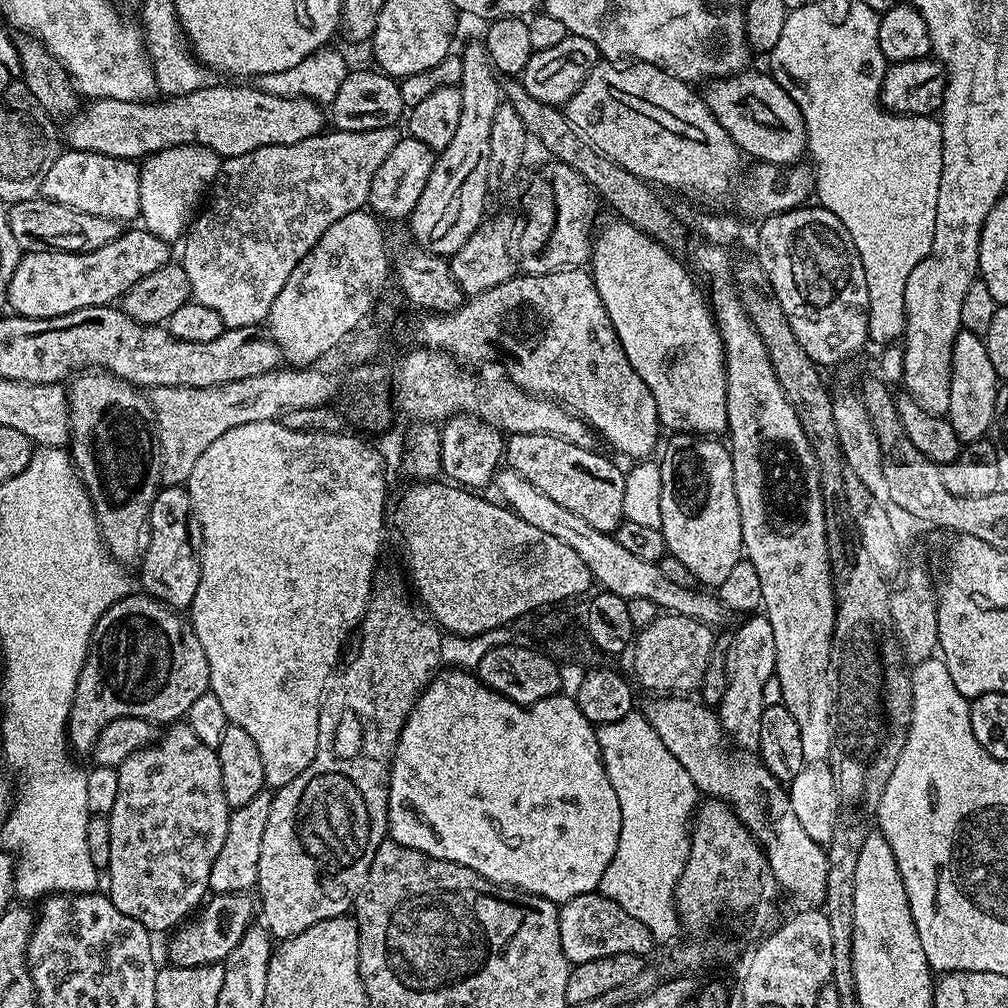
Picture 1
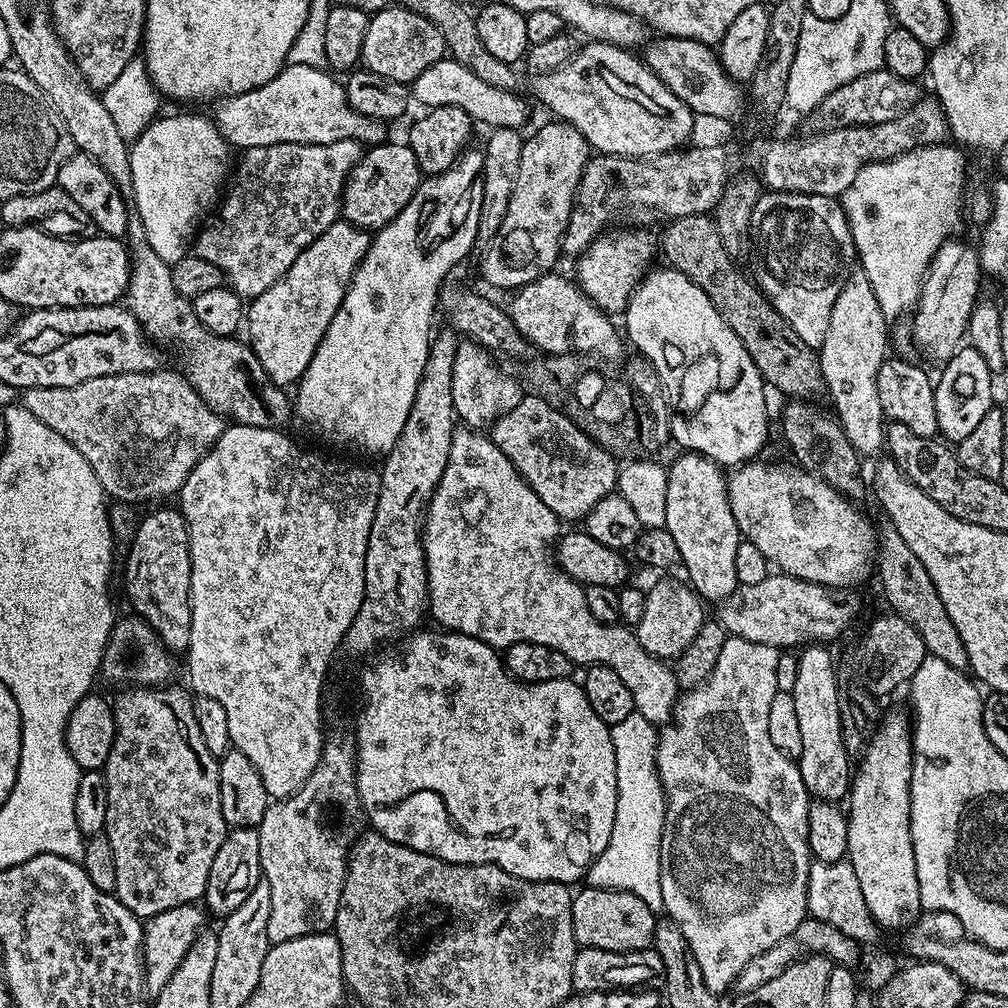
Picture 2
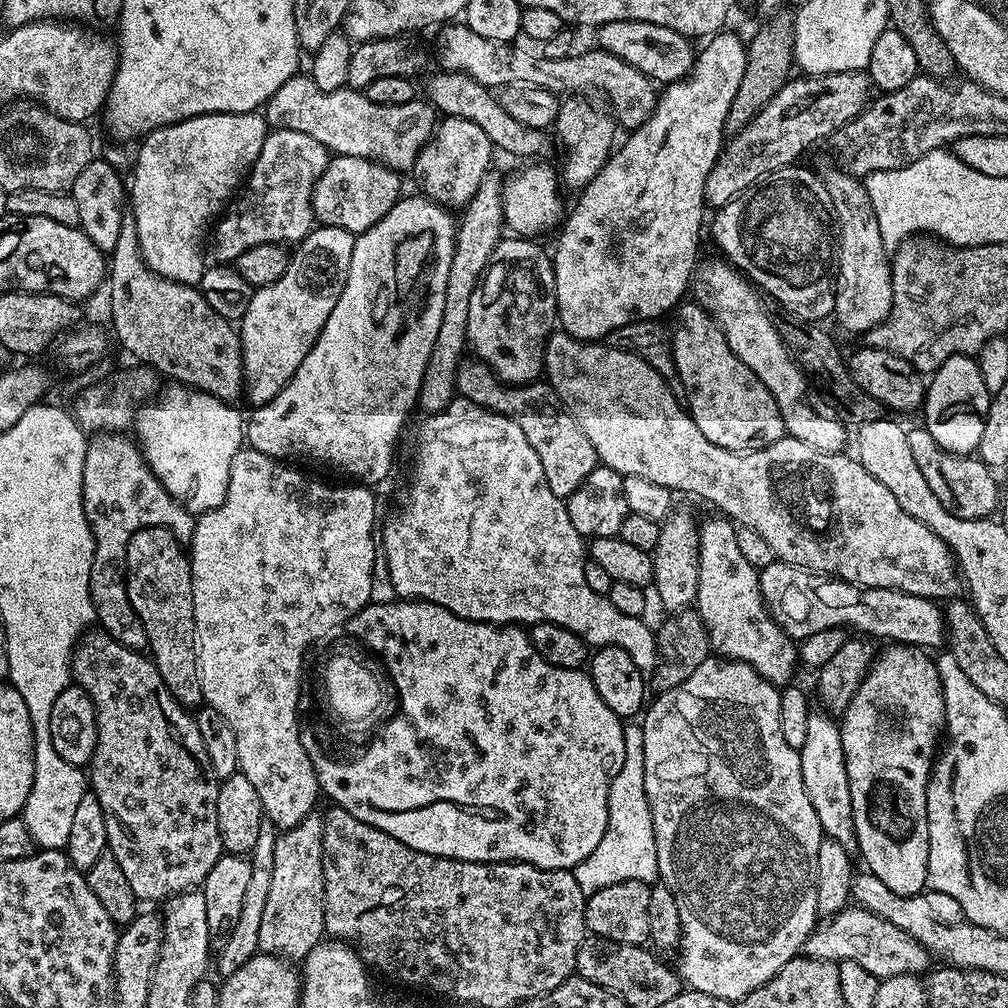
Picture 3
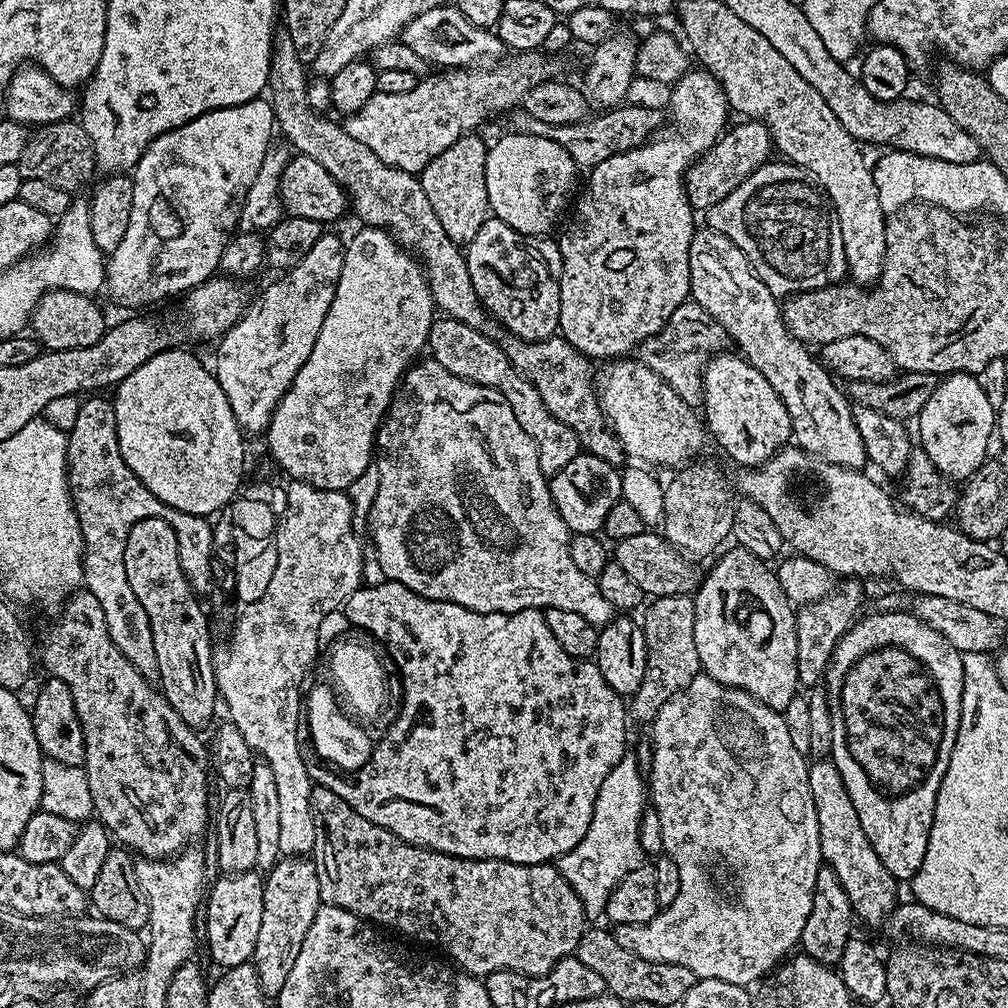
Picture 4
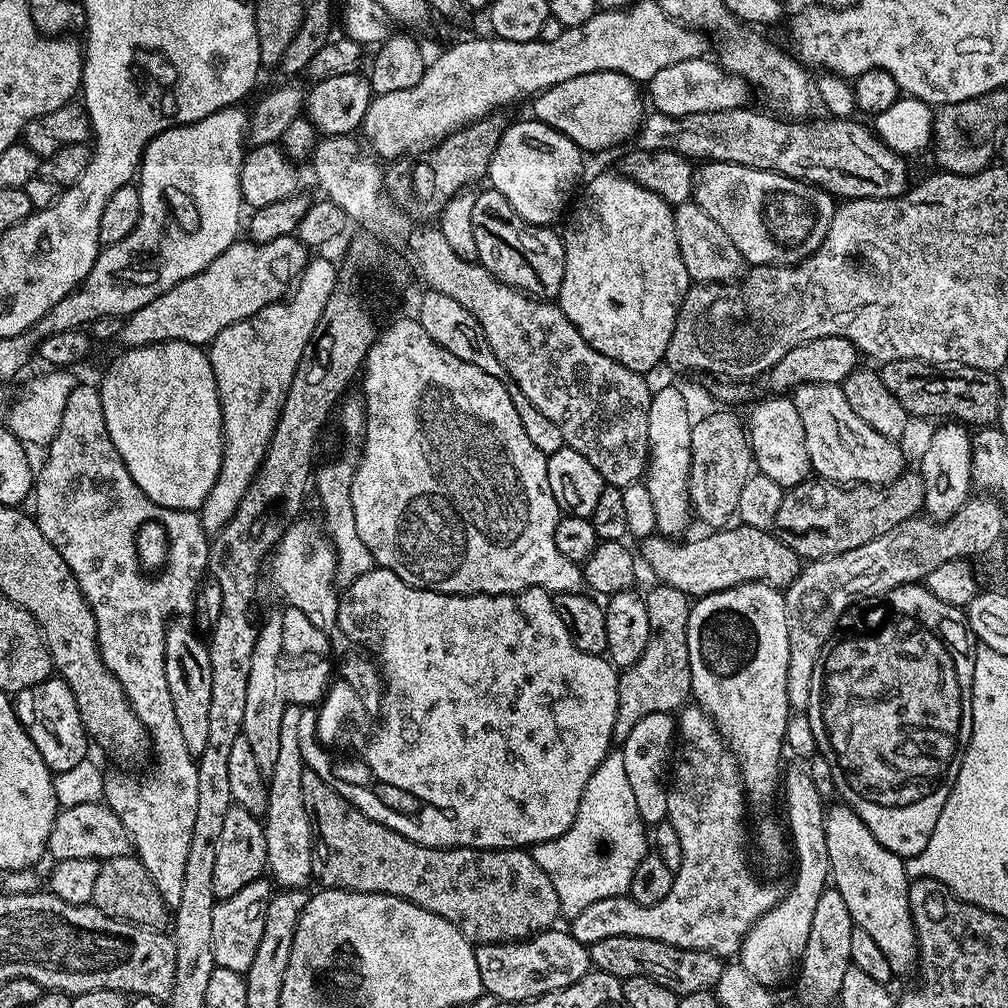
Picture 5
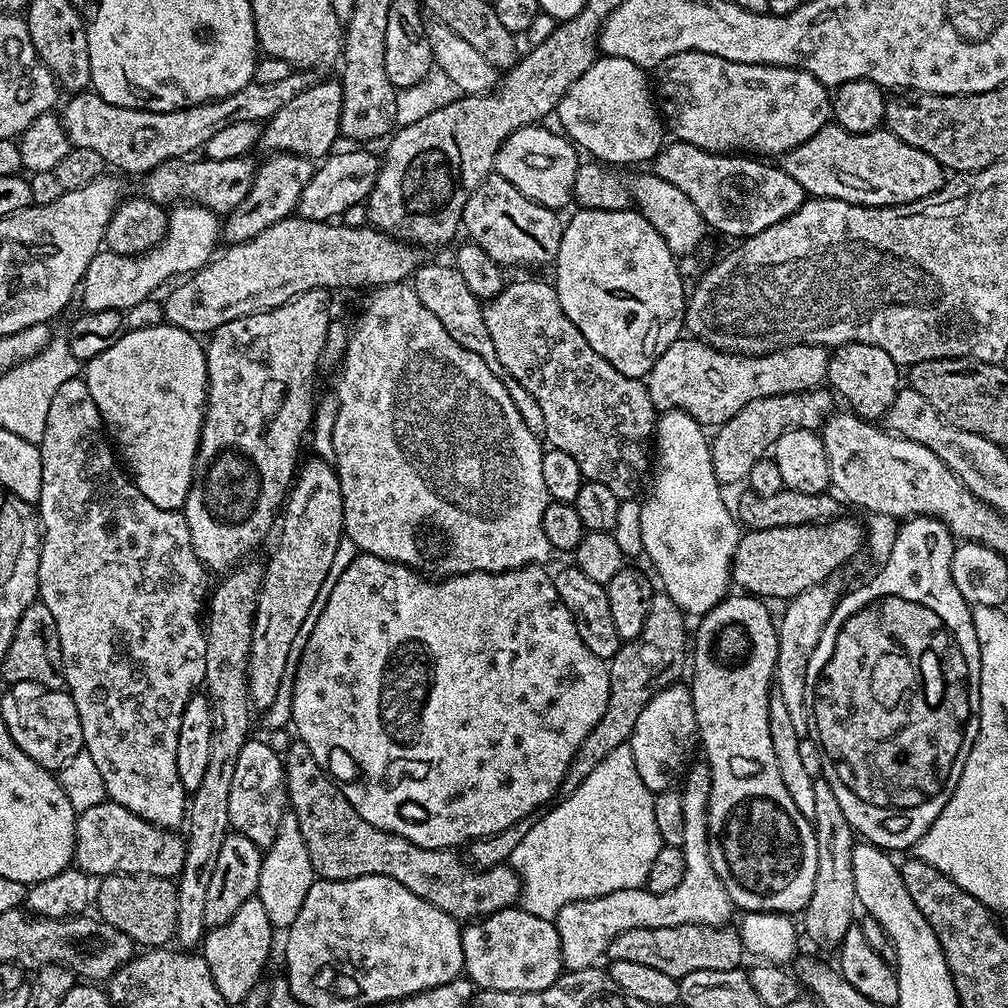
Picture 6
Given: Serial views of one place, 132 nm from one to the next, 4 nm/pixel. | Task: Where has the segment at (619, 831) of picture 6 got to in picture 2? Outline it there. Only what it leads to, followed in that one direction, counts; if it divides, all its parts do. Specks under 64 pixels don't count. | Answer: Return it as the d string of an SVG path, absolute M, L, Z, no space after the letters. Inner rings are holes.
M636 711L630 718L611 725L614 742L614 766L618 778L618 794L614 810L614 830L610 830L610 842L606 850L588 867L586 884L589 888L613 888L638 894L646 906L657 914L664 912L662 898L662 866L660 847L664 833L664 787L656 769L657 725L651 724Z

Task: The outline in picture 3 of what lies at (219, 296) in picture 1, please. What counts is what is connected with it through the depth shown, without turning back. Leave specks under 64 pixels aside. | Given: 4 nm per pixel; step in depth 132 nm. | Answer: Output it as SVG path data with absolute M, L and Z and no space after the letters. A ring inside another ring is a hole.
M281 128L269 131L238 199L215 225L216 245L211 245L211 259L213 256L216 262L235 262L246 250L263 244L299 245L314 227L312 191L329 159L328 148L310 134Z

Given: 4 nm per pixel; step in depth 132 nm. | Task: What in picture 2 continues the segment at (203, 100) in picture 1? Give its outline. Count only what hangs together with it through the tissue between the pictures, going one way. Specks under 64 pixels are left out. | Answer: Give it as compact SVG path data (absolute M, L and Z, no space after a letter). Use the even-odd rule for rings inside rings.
M289 63L266 86L258 86L246 94L223 97L215 105L214 119L225 140L233 149L247 150L258 146L274 146L275 144L329 144L343 140L357 140L361 146L385 143L385 121L366 118L358 114L350 106L348 96L344 93L344 84L336 81L335 75L324 68L314 66L298 66Z

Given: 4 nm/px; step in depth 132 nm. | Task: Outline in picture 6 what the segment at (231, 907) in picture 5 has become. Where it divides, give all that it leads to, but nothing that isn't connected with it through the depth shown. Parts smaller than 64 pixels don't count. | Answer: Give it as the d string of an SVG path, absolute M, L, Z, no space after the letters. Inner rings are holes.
M253 898L242 902L242 907L234 913L234 918L217 928L207 929L202 941L202 955L210 966L210 972L214 978L214 984L218 986L218 992L228 1000L229 1005L243 1005L244 999L254 990L256 984L261 983L264 967L268 964L268 955L272 952L272 935L274 929L266 914L266 906L262 906L259 898Z

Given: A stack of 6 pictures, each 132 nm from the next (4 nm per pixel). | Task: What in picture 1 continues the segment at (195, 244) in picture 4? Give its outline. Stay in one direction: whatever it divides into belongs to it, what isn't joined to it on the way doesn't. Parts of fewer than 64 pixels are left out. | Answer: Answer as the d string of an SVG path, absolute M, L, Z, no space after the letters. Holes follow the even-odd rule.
M179 144L147 157L140 164L139 219L143 227L163 240L179 241L187 233L206 193L220 175L221 163L222 158L217 152L201 144Z

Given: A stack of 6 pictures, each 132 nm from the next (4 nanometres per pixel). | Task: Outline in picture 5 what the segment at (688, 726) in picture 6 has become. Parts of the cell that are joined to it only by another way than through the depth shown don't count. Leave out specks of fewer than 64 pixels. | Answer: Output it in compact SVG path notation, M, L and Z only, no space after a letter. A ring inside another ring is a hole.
M671 712L646 714L646 718L637 722L634 730L630 730L630 735L622 741L626 778L630 782L630 790L634 790L638 814L648 826L661 824L668 818L668 789L665 781L660 781L660 775L667 764L669 767L670 757L674 752L674 741L677 739L676 721L677 717Z

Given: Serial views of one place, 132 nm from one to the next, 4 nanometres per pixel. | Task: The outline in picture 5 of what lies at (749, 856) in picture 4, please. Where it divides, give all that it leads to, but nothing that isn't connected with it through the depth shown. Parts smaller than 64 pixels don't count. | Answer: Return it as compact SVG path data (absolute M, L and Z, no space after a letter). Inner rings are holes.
M685 706L678 712L676 734L679 740L678 751L674 756L676 777L672 784L670 780L667 785L667 819L674 830L678 830L678 838L682 838L682 866L673 875L670 894L666 894L666 898L662 898L662 902L655 906L638 906L638 902L634 902L627 894L602 898L602 902L594 902L586 906L582 914L571 917L570 931L574 938L578 938L578 942L589 946L594 942L602 942L602 938L637 936L652 938L679 948L706 950L721 958L732 958L739 953L751 927L779 903L782 892L772 884L763 884L748 869L748 856L744 853L744 783L740 777L740 767L732 757L727 740L716 729L715 722L698 706Z

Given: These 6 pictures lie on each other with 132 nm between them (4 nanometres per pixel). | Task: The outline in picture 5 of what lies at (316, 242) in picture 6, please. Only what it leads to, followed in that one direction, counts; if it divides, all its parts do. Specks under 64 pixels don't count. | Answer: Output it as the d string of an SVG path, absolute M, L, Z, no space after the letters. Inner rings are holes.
M295 235L279 236L274 238L274 242L265 244L254 244L247 238L237 239L236 243L222 250L222 254L218 254L218 258L210 262L210 266L178 282L178 286L158 294L154 302L146 302L146 306L129 314L118 337L119 343L124 343L125 349L164 344L168 340L190 342L201 346L211 345L212 339L222 330L226 330L226 326L234 326L234 322L250 318L258 314L258 310L271 304L279 304L285 299L293 285L303 277L304 268L308 265L309 259L309 249L305 248L304 243Z

